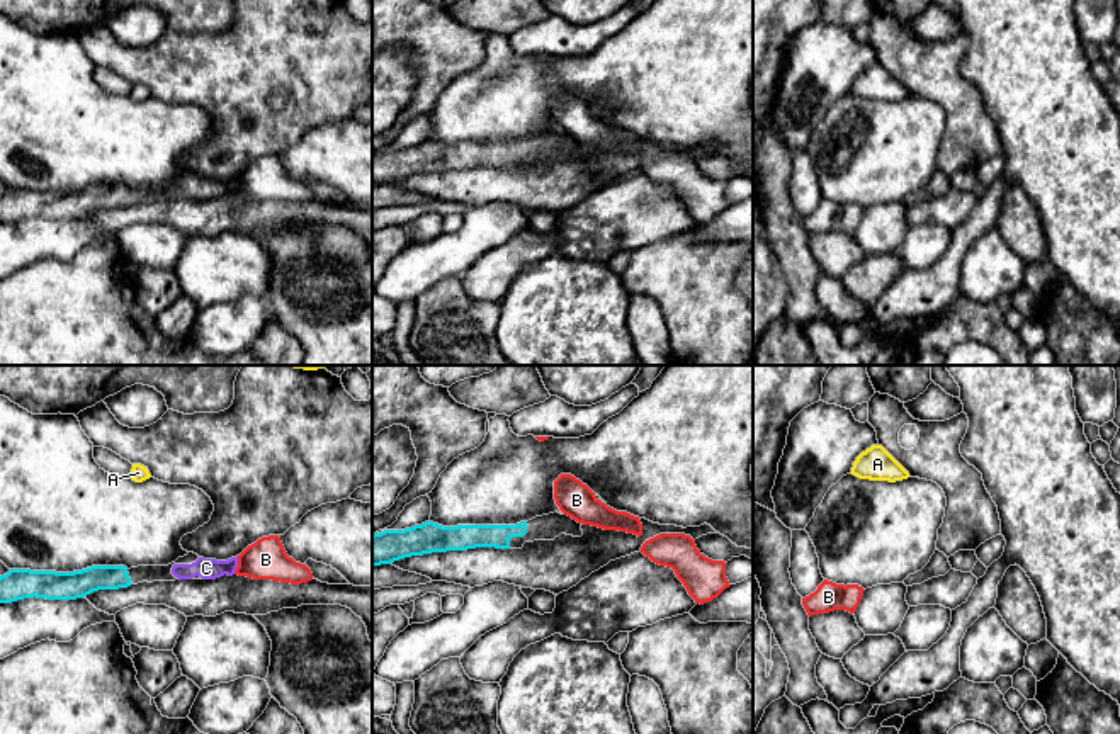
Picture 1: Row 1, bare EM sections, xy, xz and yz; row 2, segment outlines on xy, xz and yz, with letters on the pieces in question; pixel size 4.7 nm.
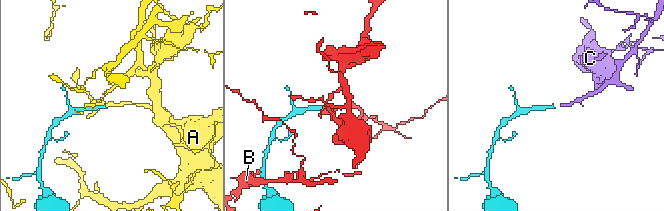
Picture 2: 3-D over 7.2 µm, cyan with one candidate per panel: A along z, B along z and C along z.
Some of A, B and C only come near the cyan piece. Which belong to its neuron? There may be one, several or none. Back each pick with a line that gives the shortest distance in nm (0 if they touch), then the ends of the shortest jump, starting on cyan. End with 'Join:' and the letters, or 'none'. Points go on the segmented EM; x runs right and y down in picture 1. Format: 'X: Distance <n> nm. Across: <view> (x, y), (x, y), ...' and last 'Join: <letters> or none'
C: Distance 200 nm. Across: xy (131, 583), (172, 573)
Join: C

